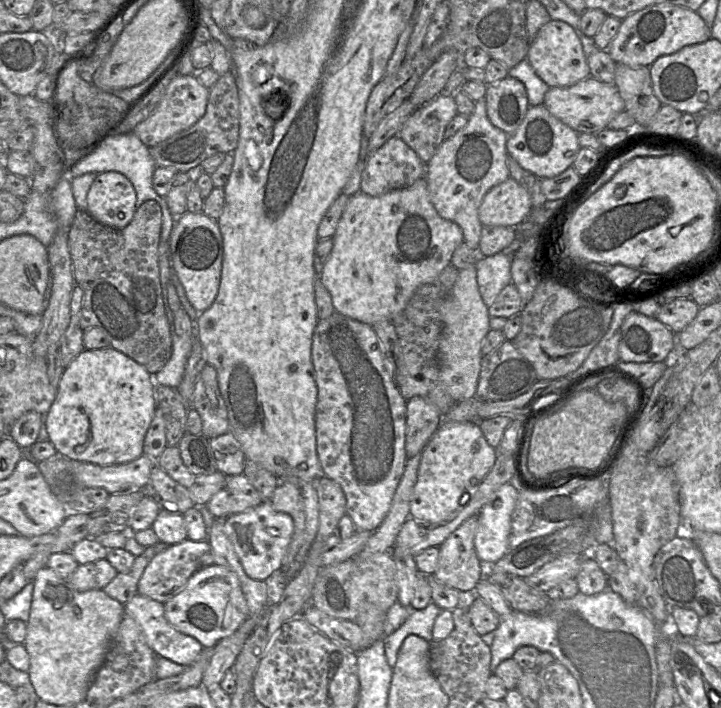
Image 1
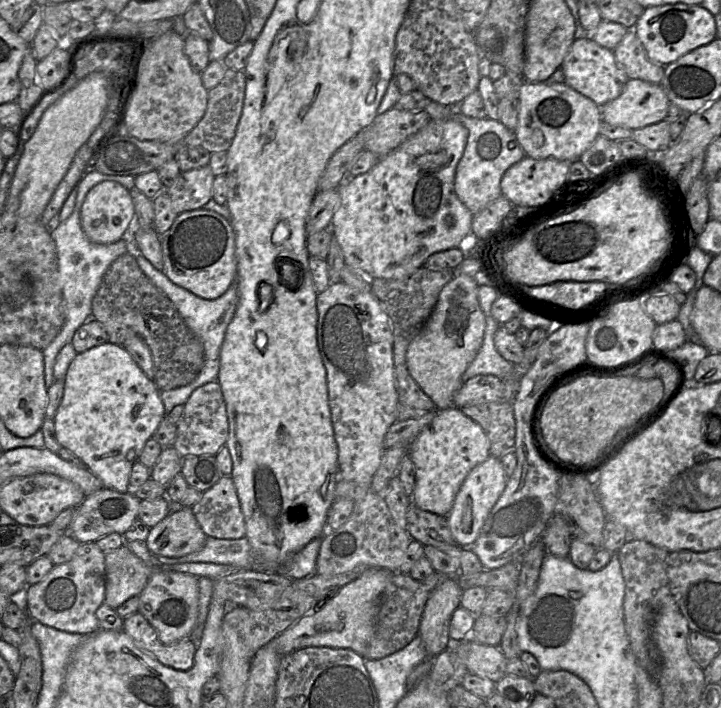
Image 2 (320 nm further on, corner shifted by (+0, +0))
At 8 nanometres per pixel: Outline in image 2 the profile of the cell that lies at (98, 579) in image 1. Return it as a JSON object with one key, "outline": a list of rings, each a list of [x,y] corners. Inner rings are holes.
{"outline":[[[96,542],[81,543],[67,562],[54,565],[39,582],[25,587],[24,608],[40,623],[69,633],[97,631],[96,611],[105,599],[105,553]]]}

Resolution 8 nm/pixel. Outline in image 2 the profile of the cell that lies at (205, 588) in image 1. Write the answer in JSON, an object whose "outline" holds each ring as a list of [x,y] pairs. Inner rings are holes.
{"outline":[[[131,541],[126,544],[152,569],[152,575],[139,595],[138,611],[154,627],[162,643],[172,644],[189,638],[198,614],[198,577],[161,569],[161,562],[149,551],[144,541]]]}

